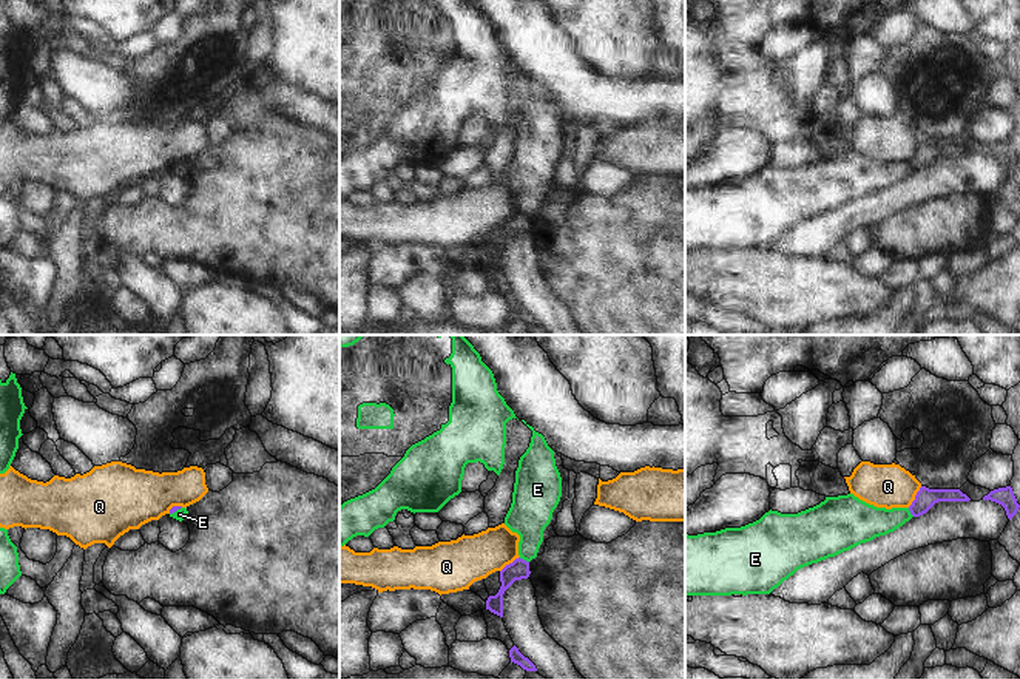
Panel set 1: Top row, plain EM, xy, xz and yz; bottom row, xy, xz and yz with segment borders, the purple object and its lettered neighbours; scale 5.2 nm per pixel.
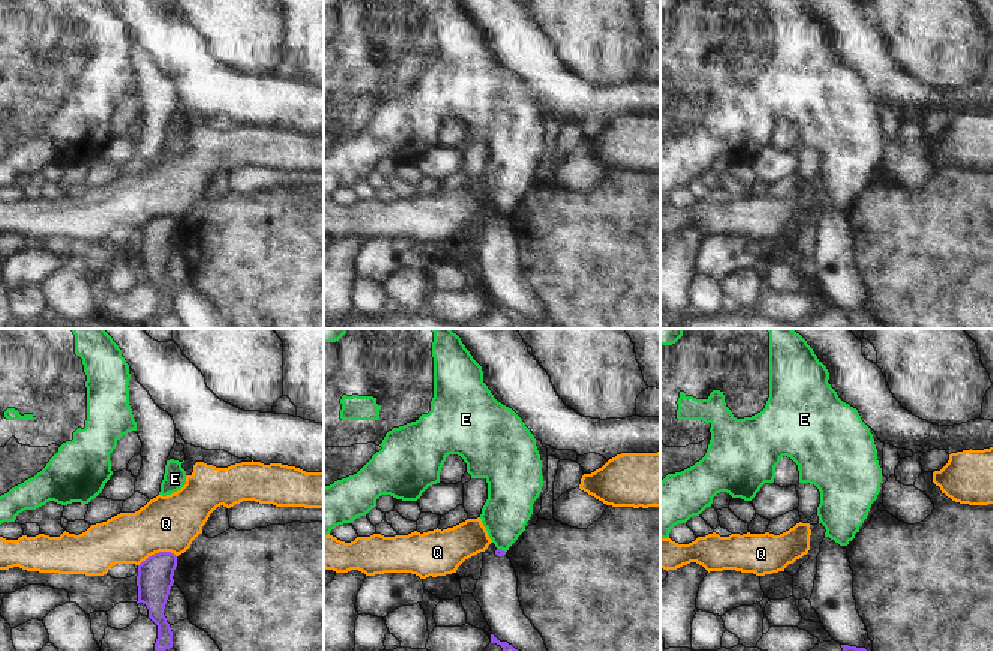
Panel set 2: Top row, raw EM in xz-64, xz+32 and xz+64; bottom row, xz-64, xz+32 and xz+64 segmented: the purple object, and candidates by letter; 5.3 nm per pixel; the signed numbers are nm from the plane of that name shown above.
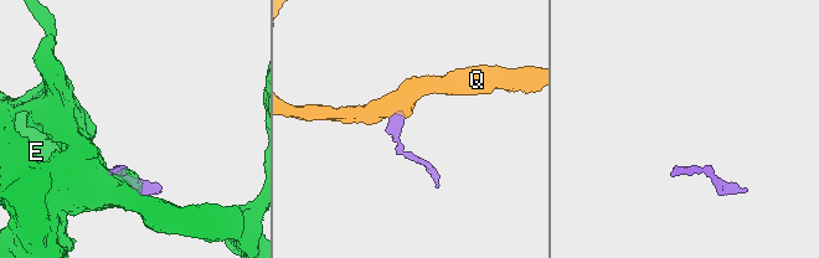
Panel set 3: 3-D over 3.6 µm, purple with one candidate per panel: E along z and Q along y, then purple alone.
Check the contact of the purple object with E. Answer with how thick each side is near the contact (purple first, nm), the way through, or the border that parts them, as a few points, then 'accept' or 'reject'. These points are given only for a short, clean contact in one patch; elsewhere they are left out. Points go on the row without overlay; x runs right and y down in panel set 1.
100 nm thick on the purple side, 220 nm on the other; border along xz (519, 212), (528, 216); reject

